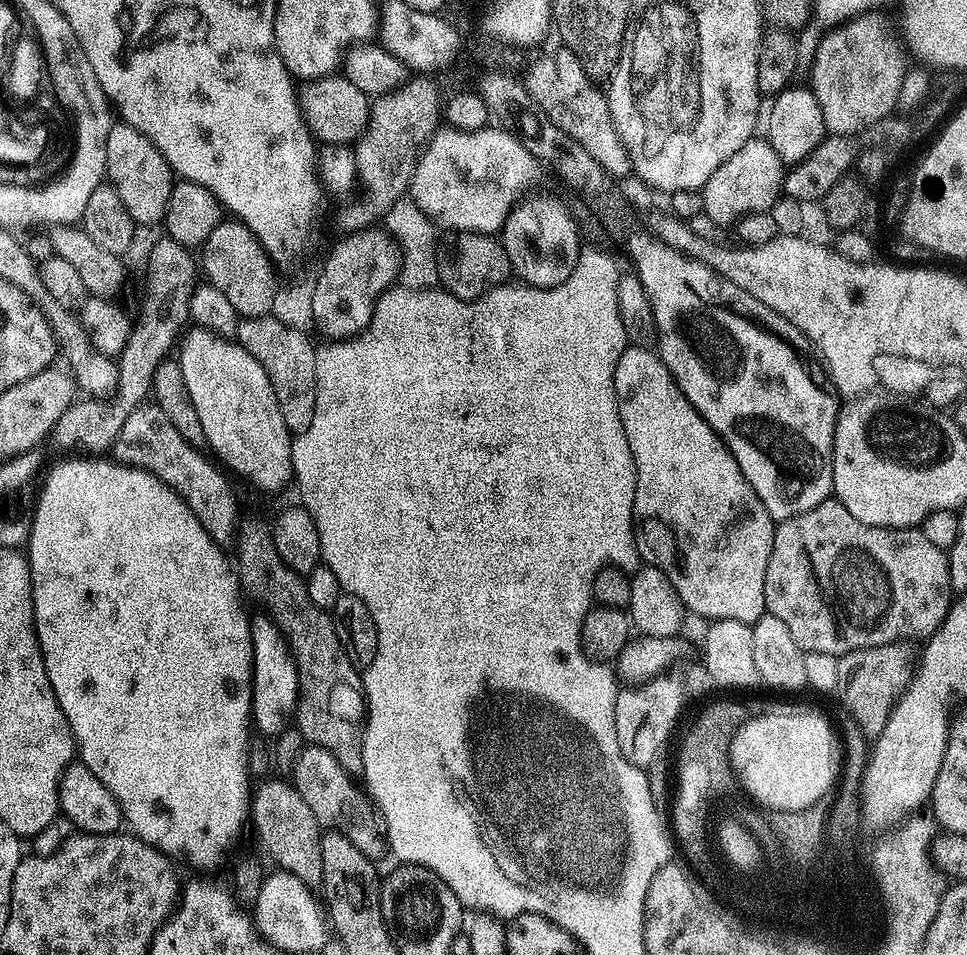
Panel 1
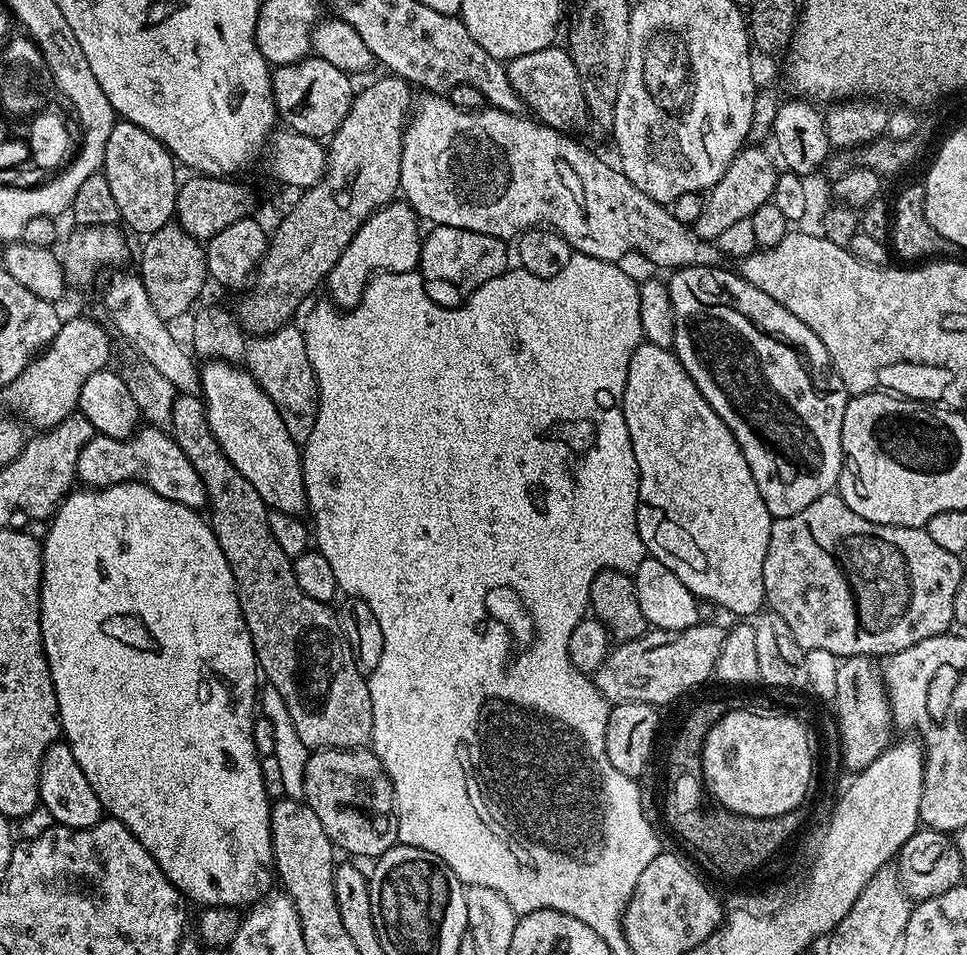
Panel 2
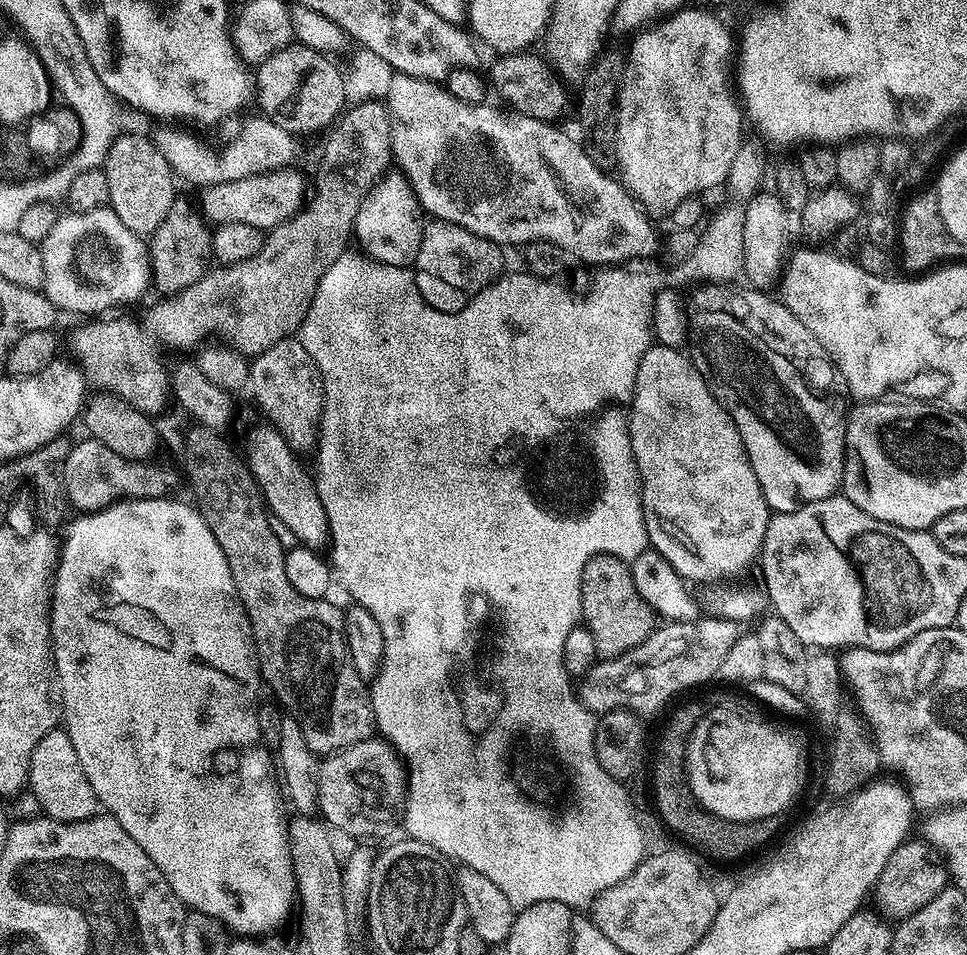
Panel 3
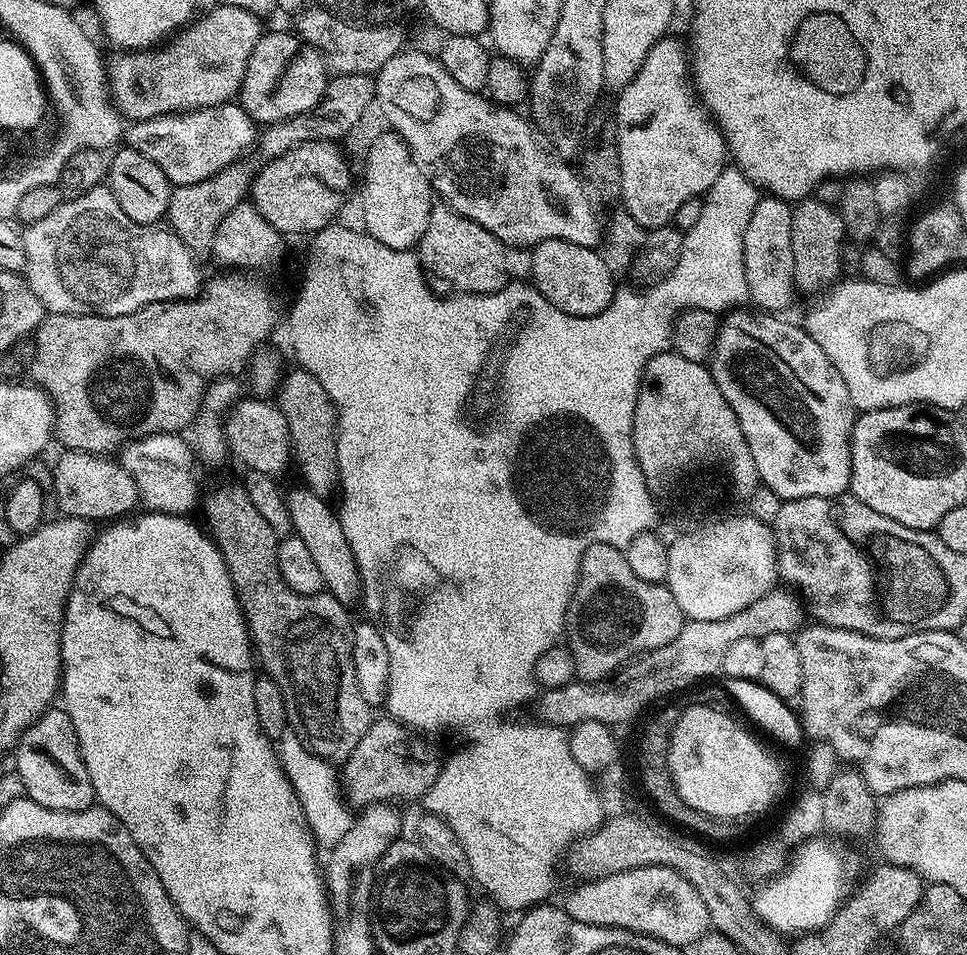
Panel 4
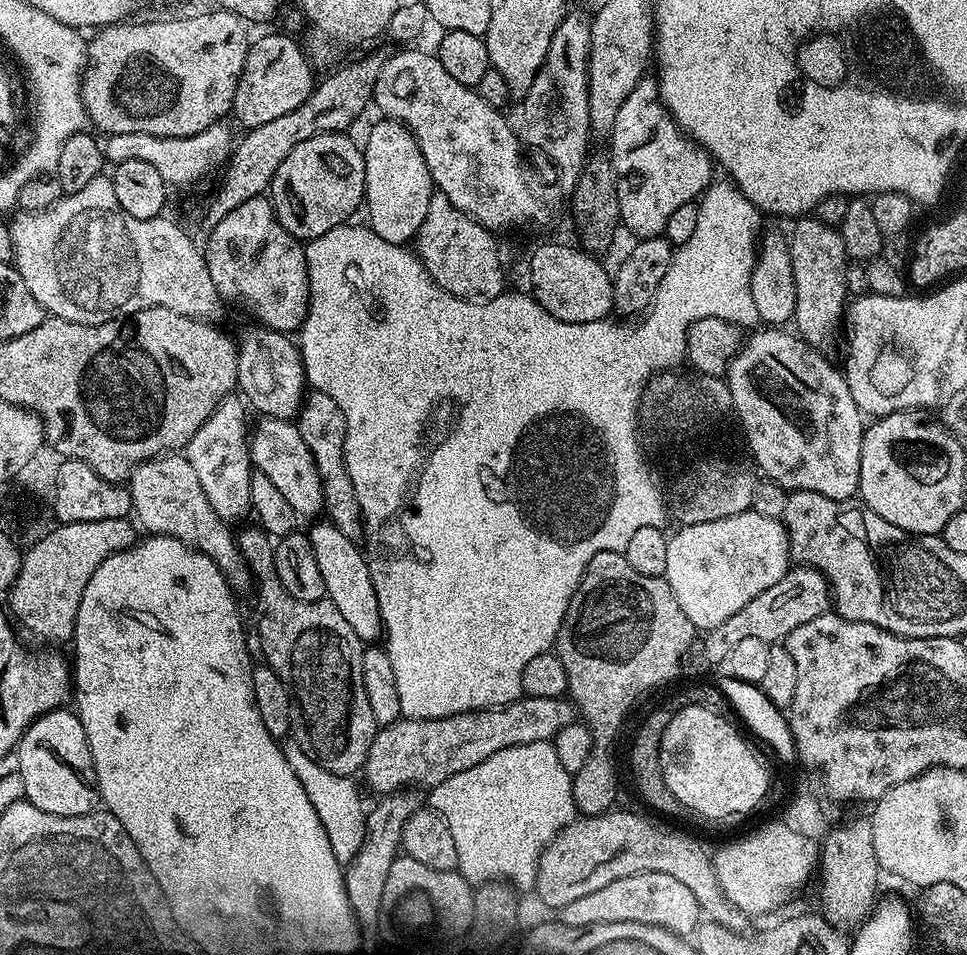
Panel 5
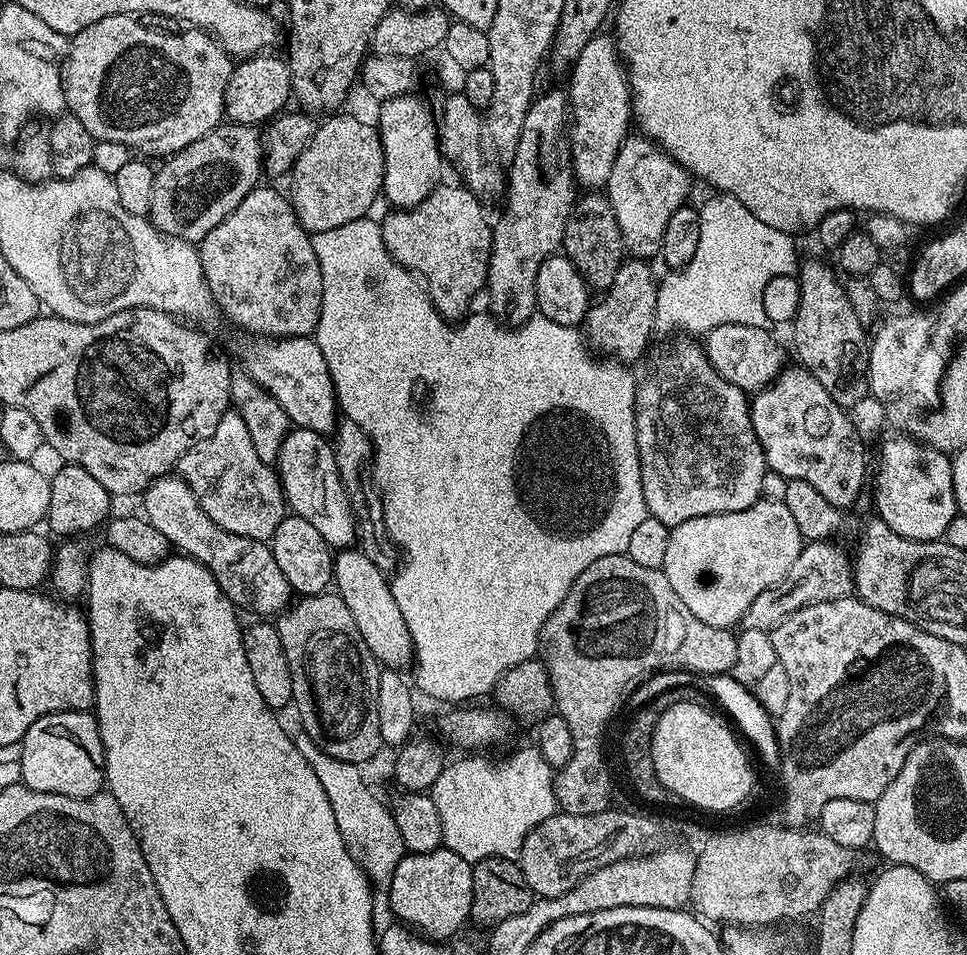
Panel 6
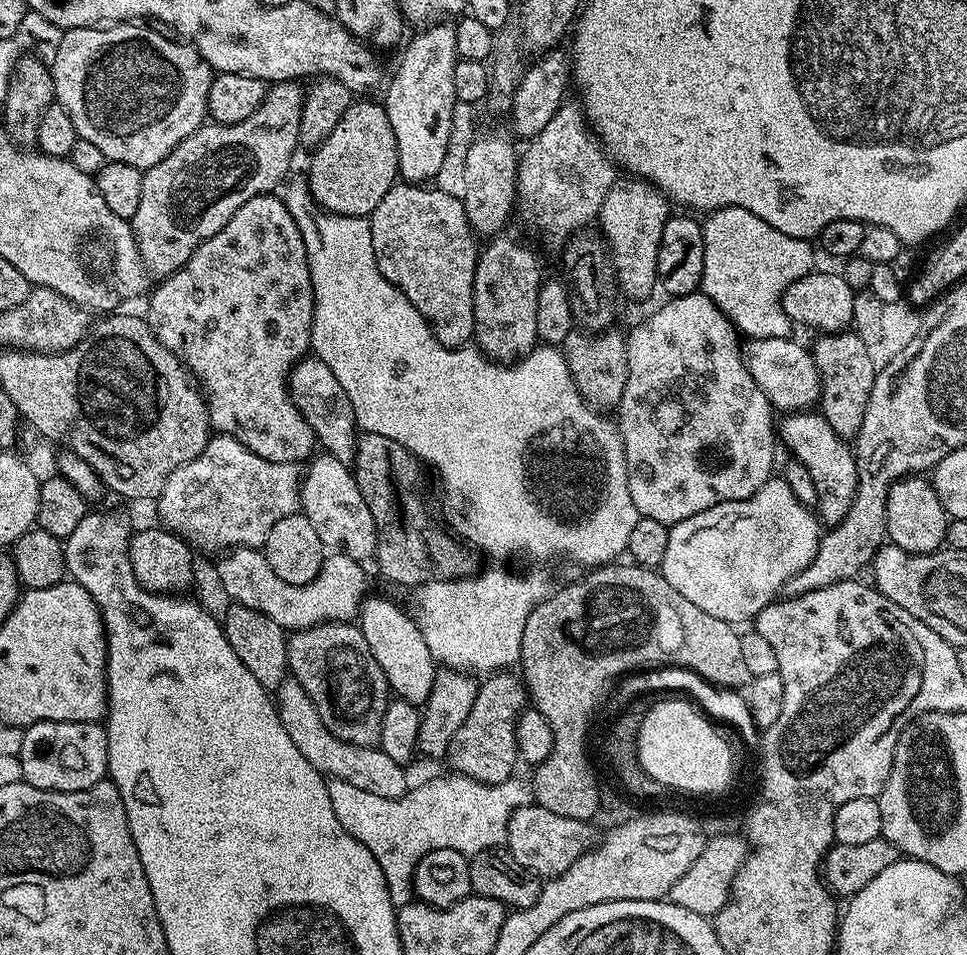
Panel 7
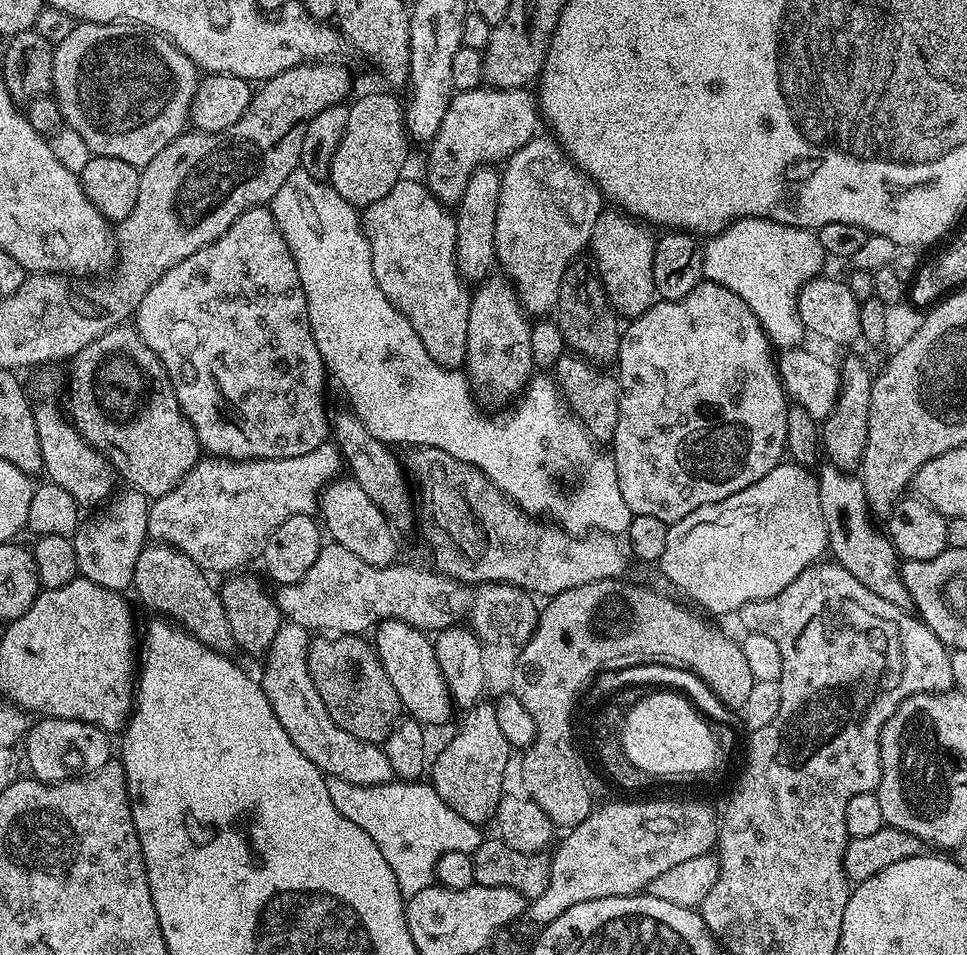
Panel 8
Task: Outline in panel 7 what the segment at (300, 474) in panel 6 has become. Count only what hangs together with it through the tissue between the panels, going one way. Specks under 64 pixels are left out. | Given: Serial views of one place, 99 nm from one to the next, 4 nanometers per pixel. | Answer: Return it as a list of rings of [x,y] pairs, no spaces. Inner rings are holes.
[[[327,454],[313,455],[306,467],[300,482],[300,508],[310,526],[318,530],[325,549],[361,562],[371,561],[376,555],[376,523],[366,498],[362,498],[362,490],[358,490],[353,469]]]

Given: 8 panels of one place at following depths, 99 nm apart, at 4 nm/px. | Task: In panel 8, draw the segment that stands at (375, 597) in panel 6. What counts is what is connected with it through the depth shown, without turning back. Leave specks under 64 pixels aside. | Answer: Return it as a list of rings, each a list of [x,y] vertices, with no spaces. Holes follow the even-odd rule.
[[[381,620],[375,625],[375,632],[376,656],[382,662],[390,682],[394,682],[394,690],[398,690],[401,709],[411,719],[419,720],[425,726],[446,723],[454,713],[454,705],[438,666],[433,641],[429,637],[427,640],[424,637],[427,635],[421,629],[401,620]]]

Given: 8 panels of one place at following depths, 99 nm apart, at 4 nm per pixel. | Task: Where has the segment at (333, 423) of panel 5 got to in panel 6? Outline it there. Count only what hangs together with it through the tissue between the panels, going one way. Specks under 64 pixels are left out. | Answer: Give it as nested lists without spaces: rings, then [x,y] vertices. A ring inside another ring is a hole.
[[[344,418],[335,427],[334,449],[336,451],[338,474],[342,478],[344,488],[348,492],[348,500],[352,503],[352,515],[356,517],[359,528],[358,547],[360,551],[366,554],[366,558],[370,558],[370,562],[374,562],[374,566],[378,566],[378,570],[382,570],[386,574],[395,573],[398,567],[398,549],[396,544],[390,538],[388,532],[383,530],[371,532],[372,524],[376,524],[376,526],[383,525],[384,509],[380,503],[379,495],[374,491],[368,477],[374,455],[370,438],[364,433],[362,426],[358,426],[354,421]]]

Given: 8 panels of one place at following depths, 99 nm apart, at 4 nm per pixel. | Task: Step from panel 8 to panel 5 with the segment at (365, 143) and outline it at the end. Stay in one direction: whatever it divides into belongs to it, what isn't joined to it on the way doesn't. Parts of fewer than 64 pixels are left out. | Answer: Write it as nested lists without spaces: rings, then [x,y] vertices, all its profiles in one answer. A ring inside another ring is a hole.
[[[327,132],[306,142],[298,142],[286,154],[282,166],[274,174],[267,195],[276,211],[278,222],[301,242],[307,242],[351,221],[356,207],[364,204],[366,162],[364,149],[351,140],[348,132]]]

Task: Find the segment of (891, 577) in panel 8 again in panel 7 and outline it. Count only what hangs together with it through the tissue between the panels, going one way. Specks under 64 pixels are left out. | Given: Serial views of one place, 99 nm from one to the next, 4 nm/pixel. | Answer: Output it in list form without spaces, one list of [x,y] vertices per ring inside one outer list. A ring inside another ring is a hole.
[[[796,410],[778,424],[778,436],[793,452],[795,459],[806,470],[810,470],[810,478],[814,478],[814,490],[818,490],[815,507],[818,516],[825,525],[831,526],[842,522],[846,514],[850,514],[850,506],[856,500],[856,454],[845,437],[839,436],[830,426],[824,415],[816,410]]]

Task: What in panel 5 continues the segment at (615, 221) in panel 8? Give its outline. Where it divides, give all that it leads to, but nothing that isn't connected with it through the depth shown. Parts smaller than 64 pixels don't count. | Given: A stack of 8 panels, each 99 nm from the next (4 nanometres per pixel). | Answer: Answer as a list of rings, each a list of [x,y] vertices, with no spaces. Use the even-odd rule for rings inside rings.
[[[655,79],[640,80],[630,98],[622,102],[622,110],[618,110],[618,118],[614,118],[610,139],[612,139],[610,159],[616,171],[618,186],[620,224],[628,227],[636,238],[663,237],[674,210],[703,196],[709,184],[713,183],[713,157],[676,123],[668,107],[660,99],[660,89]]]

